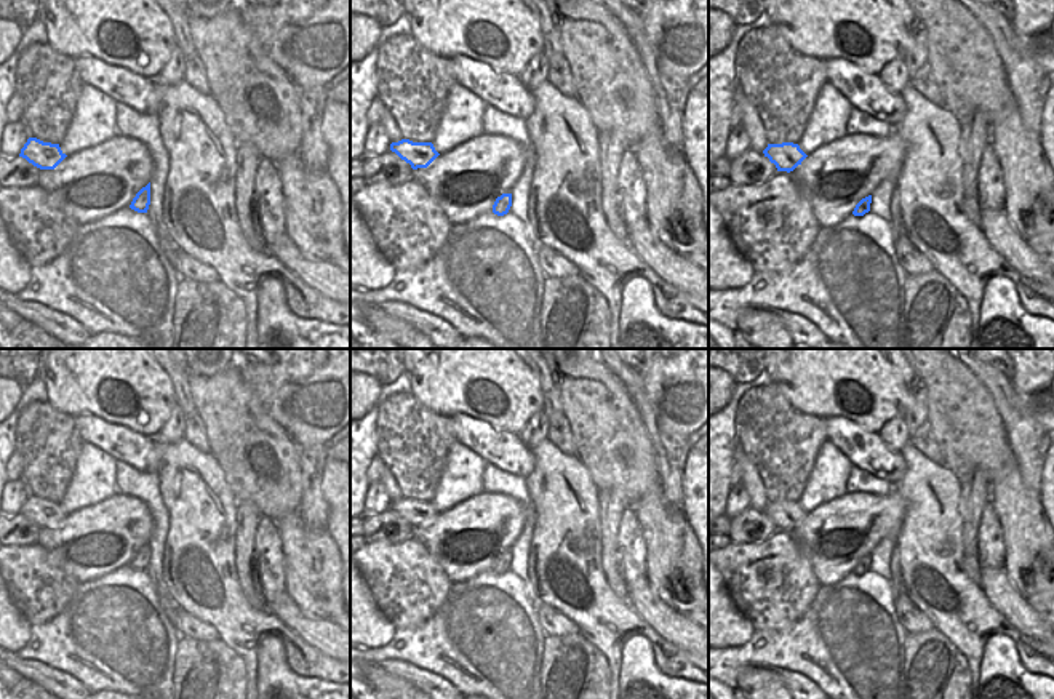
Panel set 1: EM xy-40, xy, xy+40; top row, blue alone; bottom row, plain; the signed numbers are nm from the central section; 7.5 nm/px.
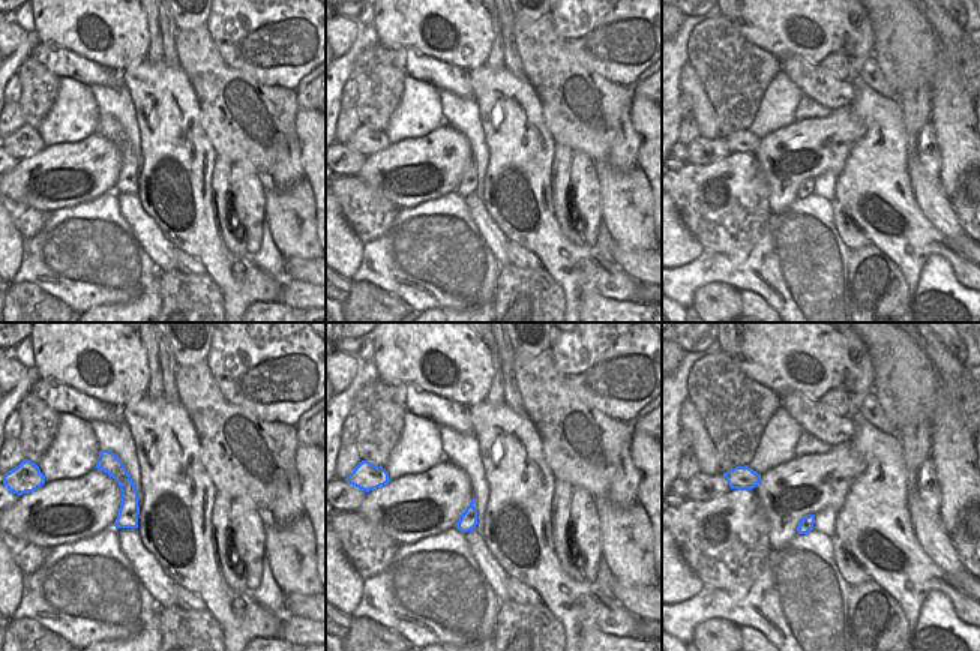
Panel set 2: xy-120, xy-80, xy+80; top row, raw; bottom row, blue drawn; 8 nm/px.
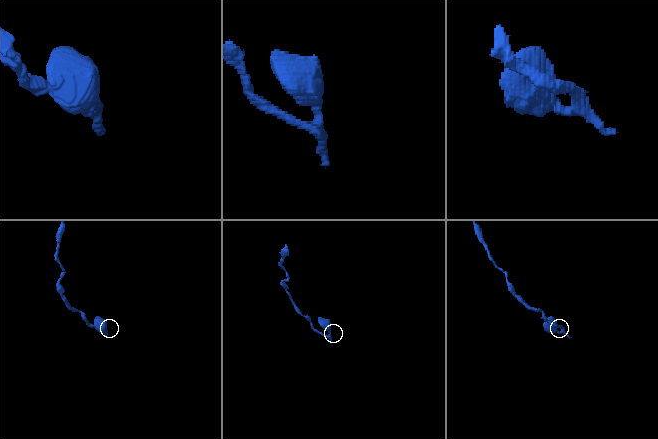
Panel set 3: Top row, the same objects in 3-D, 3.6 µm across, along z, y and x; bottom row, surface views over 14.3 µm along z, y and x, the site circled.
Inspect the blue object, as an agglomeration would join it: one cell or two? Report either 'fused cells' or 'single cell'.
single cell

